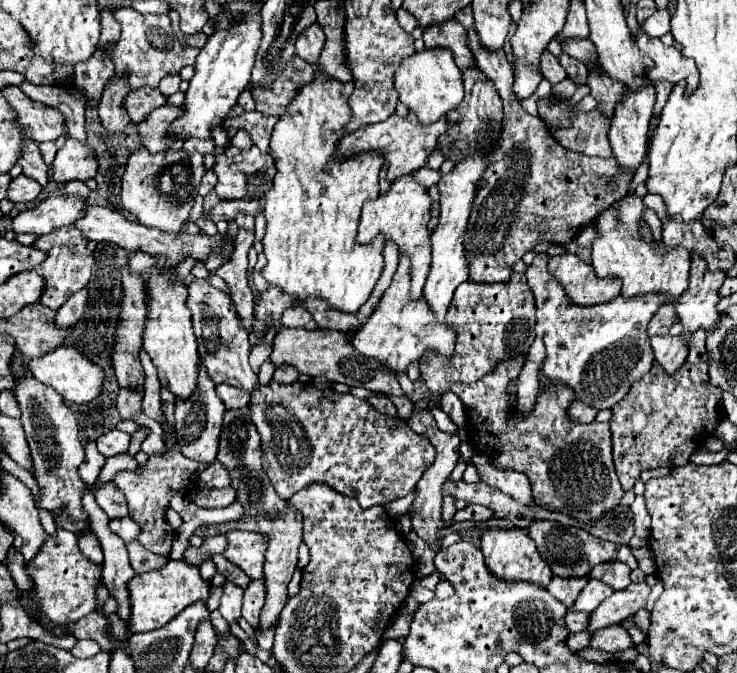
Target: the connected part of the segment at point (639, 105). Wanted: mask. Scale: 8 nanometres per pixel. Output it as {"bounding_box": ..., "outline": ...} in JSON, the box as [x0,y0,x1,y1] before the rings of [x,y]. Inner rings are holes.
{"bounding_box":[610,86,656,170],"outline":[[[644,86],[636,92],[626,90],[626,98],[618,104],[614,118],[612,118],[612,126],[610,126],[610,146],[612,146],[612,154],[620,166],[620,170],[636,170],[648,152],[648,132],[650,132],[650,120],[652,120],[652,106],[656,102],[656,94],[654,94],[654,86]]]}

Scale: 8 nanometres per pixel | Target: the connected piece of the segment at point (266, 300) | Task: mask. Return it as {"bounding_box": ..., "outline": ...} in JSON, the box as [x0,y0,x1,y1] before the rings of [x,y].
{"bounding_box":[254,286,294,320],"outline":[[[270,286],[264,294],[260,294],[260,302],[258,302],[258,306],[254,308],[254,314],[256,314],[256,318],[260,318],[260,320],[268,320],[268,316],[280,318],[282,312],[284,312],[286,308],[290,308],[290,306],[294,306],[294,298],[286,296],[282,290]]]}

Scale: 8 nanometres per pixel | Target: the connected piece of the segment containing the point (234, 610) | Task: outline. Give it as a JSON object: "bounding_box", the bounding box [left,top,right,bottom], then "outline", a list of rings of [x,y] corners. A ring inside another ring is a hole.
{"bounding_box":[220,582,244,624],"outline":[[[226,582],[224,584],[224,594],[220,598],[220,614],[226,618],[228,624],[234,624],[238,622],[240,618],[240,608],[242,608],[242,594],[244,590],[232,582]]]}

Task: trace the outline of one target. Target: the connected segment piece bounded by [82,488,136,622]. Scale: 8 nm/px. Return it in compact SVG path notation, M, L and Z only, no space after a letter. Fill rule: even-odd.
M84 488L84 492L82 492L82 508L88 514L92 532L98 536L100 546L104 550L104 564L102 564L104 584L108 586L110 594L114 598L118 598L118 602L120 602L118 616L126 622L130 618L130 604L128 604L126 584L128 584L130 578L136 576L136 572L132 570L130 560L128 560L126 544L110 530L110 526L108 526L110 518L98 506L92 488Z

